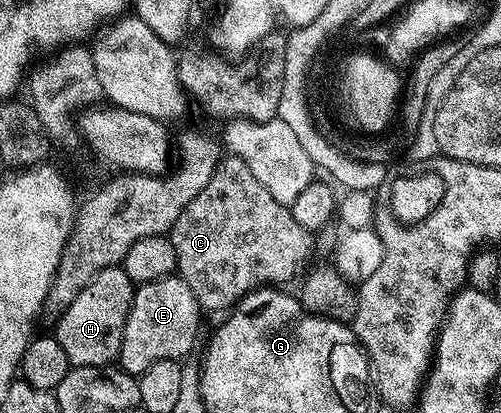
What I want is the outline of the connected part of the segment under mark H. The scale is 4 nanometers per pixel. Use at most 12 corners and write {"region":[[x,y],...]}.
{"region":[[101,269],[53,328],[72,367],[119,357],[136,283]]}

